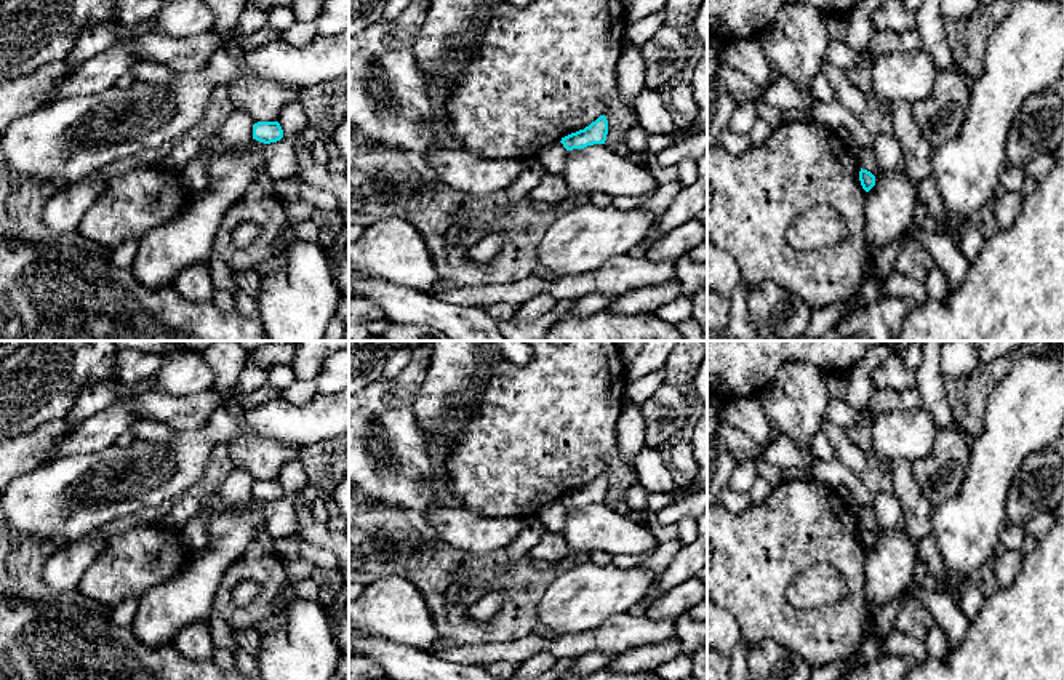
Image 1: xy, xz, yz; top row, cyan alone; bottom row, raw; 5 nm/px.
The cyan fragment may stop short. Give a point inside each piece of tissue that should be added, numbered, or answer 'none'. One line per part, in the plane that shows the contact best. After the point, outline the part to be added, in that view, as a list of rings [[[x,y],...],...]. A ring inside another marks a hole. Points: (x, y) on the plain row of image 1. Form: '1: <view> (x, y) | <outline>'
none

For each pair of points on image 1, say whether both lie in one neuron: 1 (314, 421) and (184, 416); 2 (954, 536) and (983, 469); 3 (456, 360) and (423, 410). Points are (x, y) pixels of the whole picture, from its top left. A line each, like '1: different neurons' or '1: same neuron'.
1: different neurons
2: same neuron
3: same neuron

